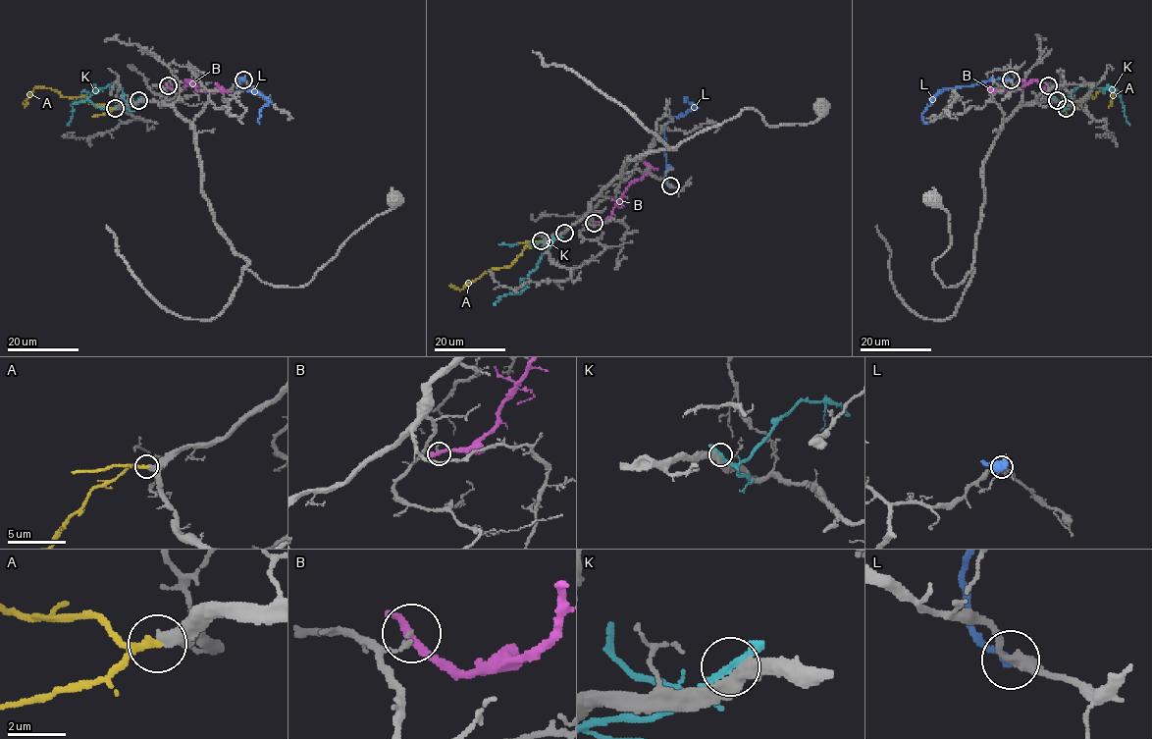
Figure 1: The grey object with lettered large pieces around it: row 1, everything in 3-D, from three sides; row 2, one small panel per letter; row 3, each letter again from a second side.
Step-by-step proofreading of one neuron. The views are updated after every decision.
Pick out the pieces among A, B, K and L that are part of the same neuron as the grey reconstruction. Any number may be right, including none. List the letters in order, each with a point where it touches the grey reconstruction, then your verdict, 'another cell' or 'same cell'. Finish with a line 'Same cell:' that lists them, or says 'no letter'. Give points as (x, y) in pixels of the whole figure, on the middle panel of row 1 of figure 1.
A: (541, 240) | same cell
B: (594, 223) | another cell
K: (564, 233) | another cell
L: (670, 185) | another cell
Same cell: A

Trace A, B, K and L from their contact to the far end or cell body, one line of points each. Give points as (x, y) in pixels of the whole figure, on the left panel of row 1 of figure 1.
A: (115, 108), (94, 104), (83, 96), (63, 97), (51, 88), (42, 87), (35, 87), (24, 107)
B: (167, 85), (179, 90), (185, 79), (199, 91), (222, 90), (215, 83)
K: (137, 100), (127, 101), (123, 91), (115, 83), (91, 92), (83, 91), (73, 104), (71, 121), (67, 125)
L: (243, 79), (237, 79), (241, 80), (238, 88), (258, 92), (268, 101), (260, 109), (259, 123)

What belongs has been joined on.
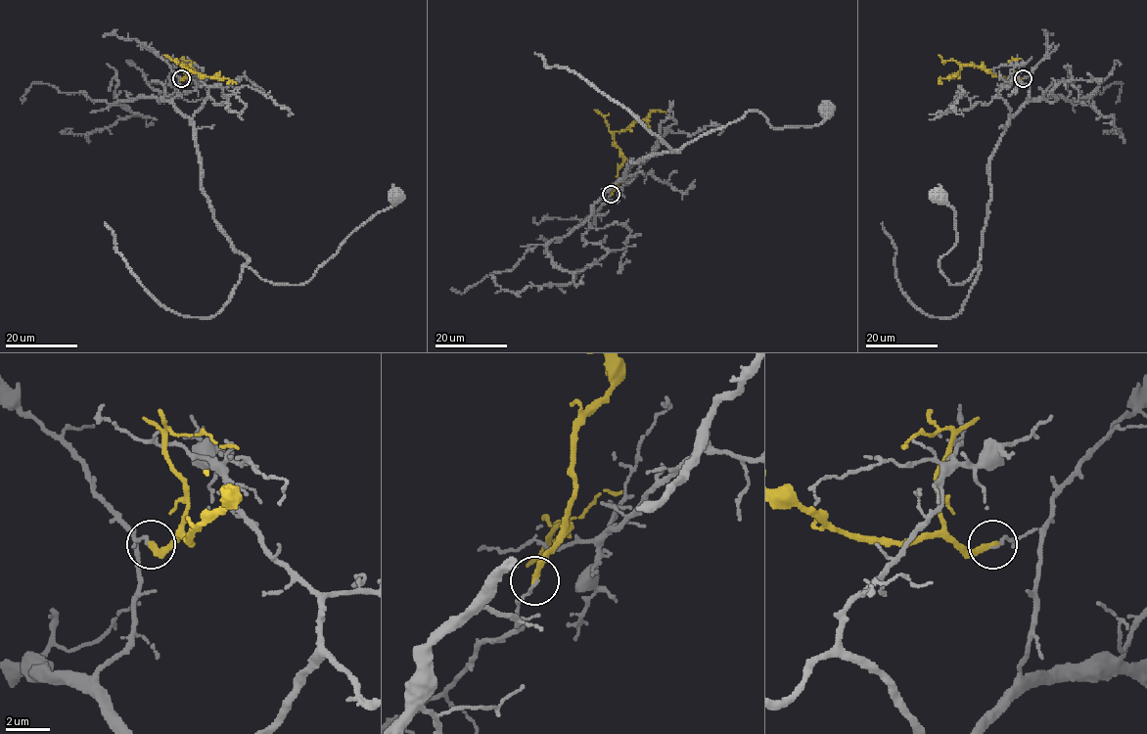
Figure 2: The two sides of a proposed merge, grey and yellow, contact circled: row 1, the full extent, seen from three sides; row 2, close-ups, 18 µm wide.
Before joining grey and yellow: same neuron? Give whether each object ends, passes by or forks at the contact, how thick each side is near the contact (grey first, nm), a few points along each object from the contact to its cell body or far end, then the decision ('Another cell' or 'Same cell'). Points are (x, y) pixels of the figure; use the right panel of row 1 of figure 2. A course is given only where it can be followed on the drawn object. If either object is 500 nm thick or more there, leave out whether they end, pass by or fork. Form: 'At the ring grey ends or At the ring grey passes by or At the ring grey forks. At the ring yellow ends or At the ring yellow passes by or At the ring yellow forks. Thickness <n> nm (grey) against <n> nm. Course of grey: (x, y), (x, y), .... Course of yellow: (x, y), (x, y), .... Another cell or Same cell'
At the ring grey ends. At the ring yellow ends. Thickness 130 nm (grey) against 280 nm. Course of grey: (1022, 78), (1030, 93), (989, 162), (981, 259), (963, 284), (940, 270), (956, 240), (954, 210), (940, 197). Course of yellow: (1022, 78), (999, 77), (971, 66), (961, 66), (949, 76), (938, 78), (941, 83). Another cell

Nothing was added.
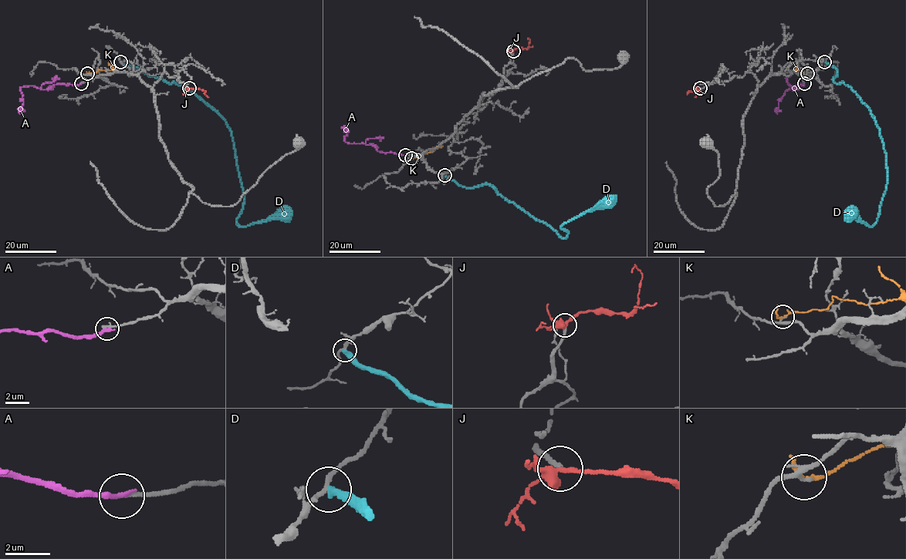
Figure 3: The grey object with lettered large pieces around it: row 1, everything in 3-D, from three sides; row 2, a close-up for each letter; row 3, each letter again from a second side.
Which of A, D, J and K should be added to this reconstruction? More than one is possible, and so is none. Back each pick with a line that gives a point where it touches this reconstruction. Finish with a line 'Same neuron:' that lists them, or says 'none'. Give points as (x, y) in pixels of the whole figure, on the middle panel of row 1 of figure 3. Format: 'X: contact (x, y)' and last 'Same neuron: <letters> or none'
J: contact (513, 51)
Same neuron: J

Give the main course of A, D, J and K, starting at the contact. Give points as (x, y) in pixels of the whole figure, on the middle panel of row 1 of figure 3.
A: (405, 154), (382, 153), (371, 145), (346, 143), (347, 129), (343, 128)
D: (444, 175), (464, 186), (489, 184), (561, 237), (567, 235), (561, 227), (564, 223), (616, 196)
J: (513, 51), (518, 48), (527, 48), (529, 38)
K: (411, 158), (433, 151), (437, 146), (432, 148)

